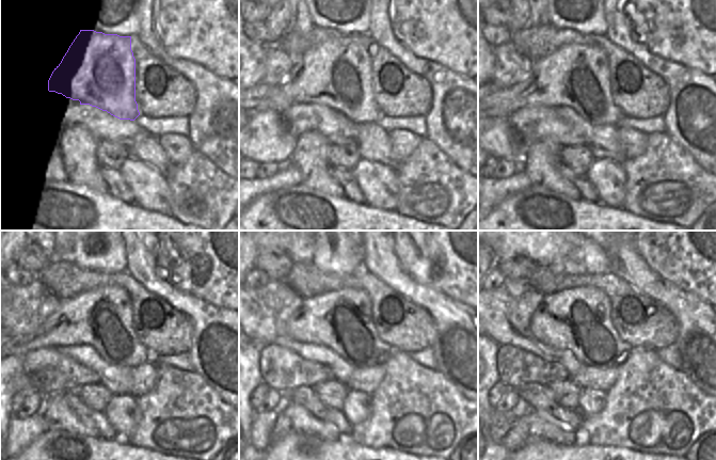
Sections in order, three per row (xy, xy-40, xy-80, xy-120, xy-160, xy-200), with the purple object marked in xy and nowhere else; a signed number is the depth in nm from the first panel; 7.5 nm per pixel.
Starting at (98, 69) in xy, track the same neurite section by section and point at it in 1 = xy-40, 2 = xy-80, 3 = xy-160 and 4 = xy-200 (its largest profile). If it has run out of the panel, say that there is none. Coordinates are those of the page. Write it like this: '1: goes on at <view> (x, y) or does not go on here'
1: goes on at xy-40 (338, 73)
2: goes on at xy-80 (577, 76)
3: goes on at xy-160 (341, 320)
4: goes on at xy-200 (578, 319)

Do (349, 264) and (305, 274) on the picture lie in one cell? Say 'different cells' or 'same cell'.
different cells

